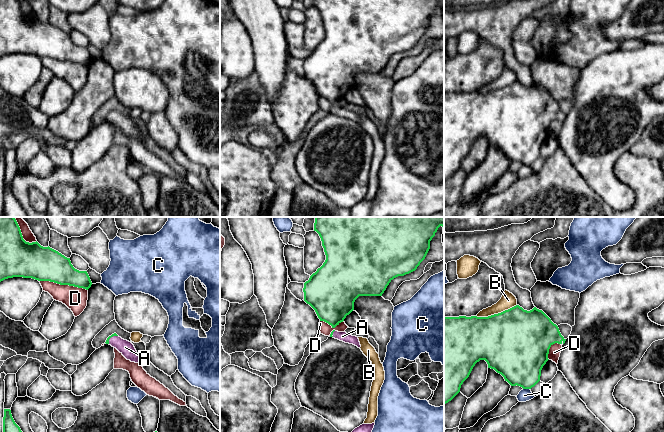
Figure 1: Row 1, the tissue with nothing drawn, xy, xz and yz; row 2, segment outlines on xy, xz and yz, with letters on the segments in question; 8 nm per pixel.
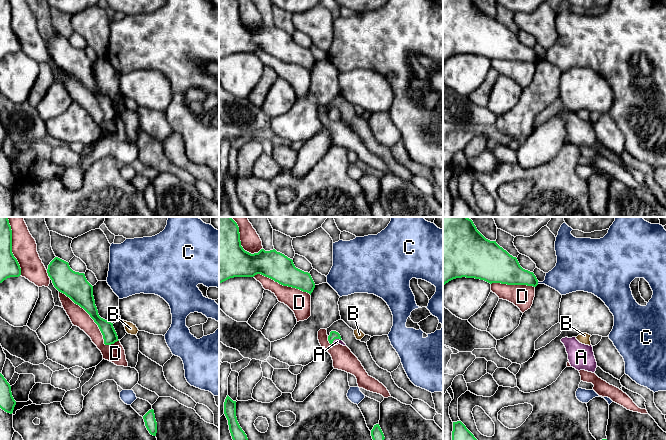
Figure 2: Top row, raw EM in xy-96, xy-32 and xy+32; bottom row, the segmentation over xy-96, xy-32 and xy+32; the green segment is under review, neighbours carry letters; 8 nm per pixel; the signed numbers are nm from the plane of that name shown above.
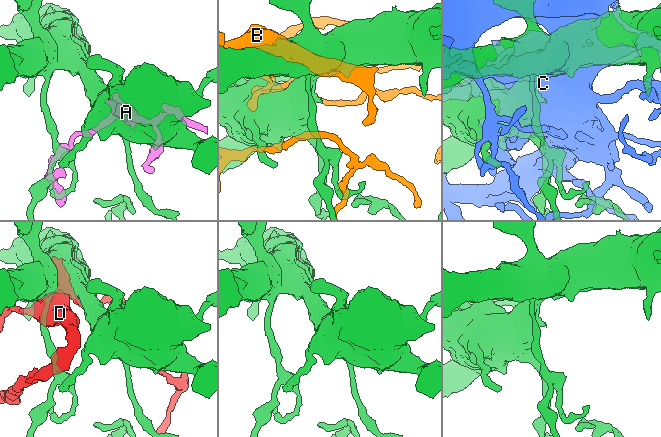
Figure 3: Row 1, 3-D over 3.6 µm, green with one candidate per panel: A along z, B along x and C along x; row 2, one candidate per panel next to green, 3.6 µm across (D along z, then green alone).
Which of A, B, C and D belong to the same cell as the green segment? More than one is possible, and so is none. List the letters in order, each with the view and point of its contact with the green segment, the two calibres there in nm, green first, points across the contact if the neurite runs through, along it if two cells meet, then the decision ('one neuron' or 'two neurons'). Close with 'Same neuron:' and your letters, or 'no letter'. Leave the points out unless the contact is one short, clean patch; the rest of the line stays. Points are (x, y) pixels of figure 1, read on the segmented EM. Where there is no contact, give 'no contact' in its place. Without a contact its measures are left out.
A: meets green in xy at (111, 336); 30 nm thick on the green side, 120 nm on the other; runs through xy (107, 341), (111, 336), (125, 347); one neuron
B: meets green in yz at (496, 314); 500 nm thick on the green side, 120 nm on the other; two neurons
C: meets green in yz at (526, 388); 400 nm thick on the green side, 100 nm on the other; two neurons
D: meets green in xy at (63, 284); 280 nm thick on the green side, 180 nm on the other; two neurons
Same neuron: A

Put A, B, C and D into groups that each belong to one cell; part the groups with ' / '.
A / B / C / D

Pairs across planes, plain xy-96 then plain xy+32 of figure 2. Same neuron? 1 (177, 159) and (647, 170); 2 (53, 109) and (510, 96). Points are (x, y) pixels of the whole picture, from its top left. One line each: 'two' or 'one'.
1: one
2: one

